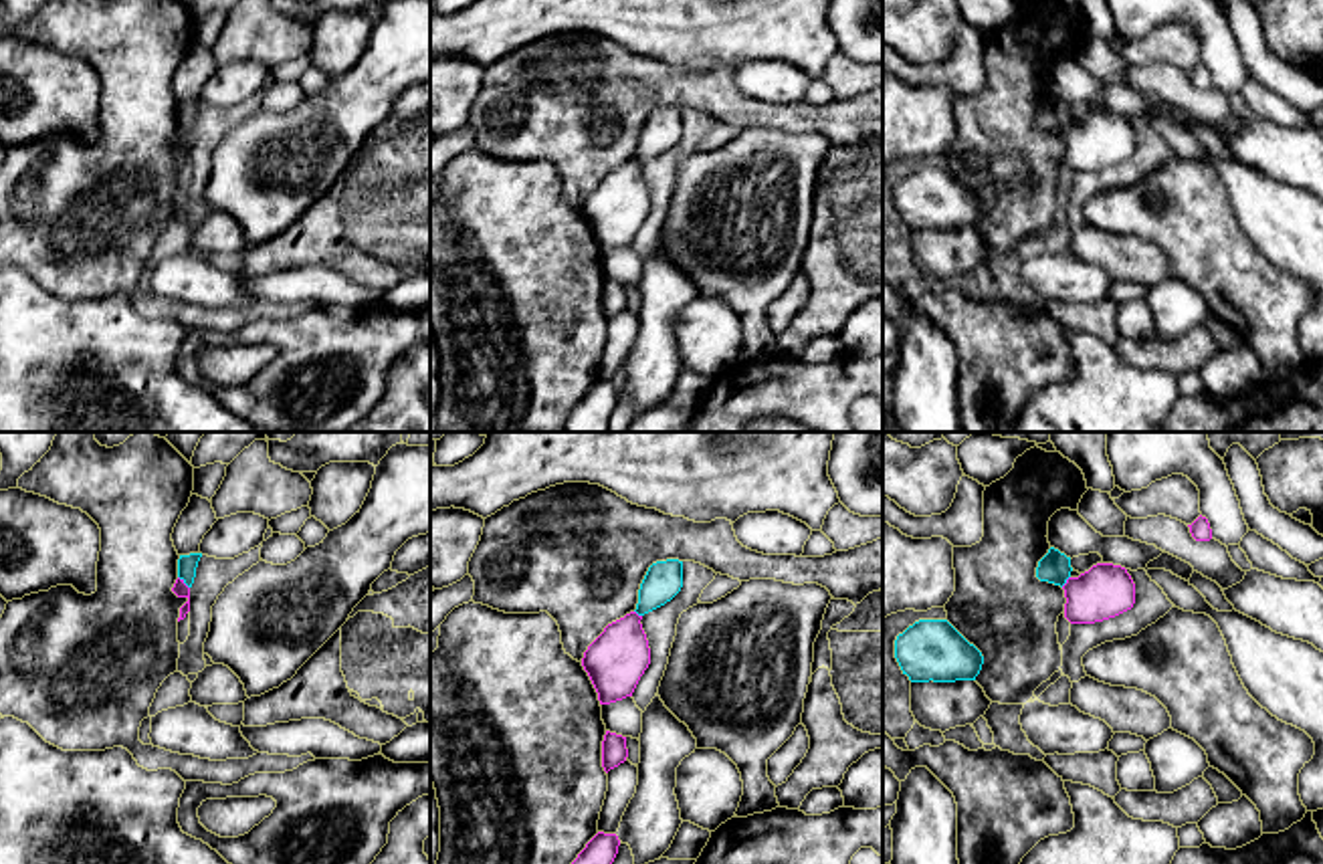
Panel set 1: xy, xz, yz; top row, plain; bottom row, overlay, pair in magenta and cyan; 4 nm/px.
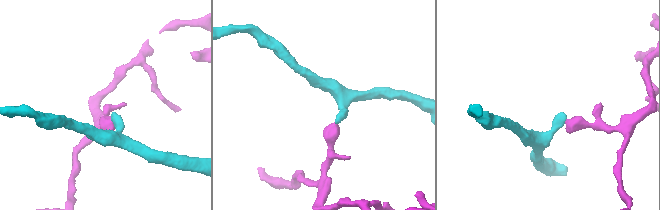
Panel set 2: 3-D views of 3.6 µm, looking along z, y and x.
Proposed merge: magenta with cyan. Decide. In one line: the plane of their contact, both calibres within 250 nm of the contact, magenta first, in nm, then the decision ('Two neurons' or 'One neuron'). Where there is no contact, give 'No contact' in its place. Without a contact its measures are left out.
Touches magenta in xy. Thickness 60 nm (magenta) against 80 nm. Two neurons

